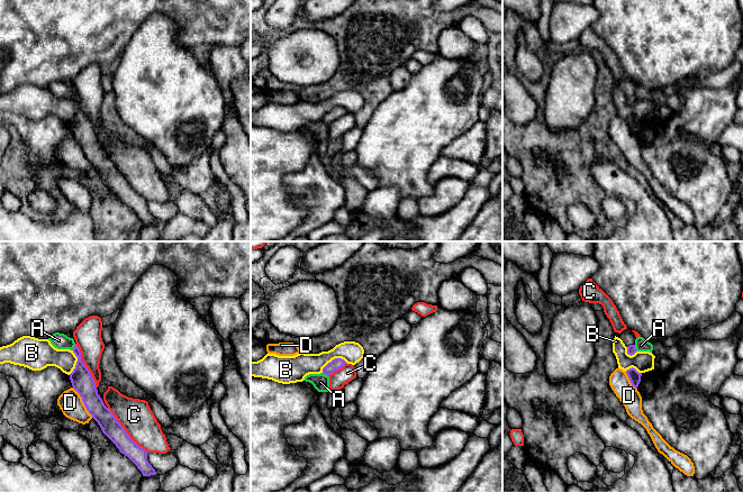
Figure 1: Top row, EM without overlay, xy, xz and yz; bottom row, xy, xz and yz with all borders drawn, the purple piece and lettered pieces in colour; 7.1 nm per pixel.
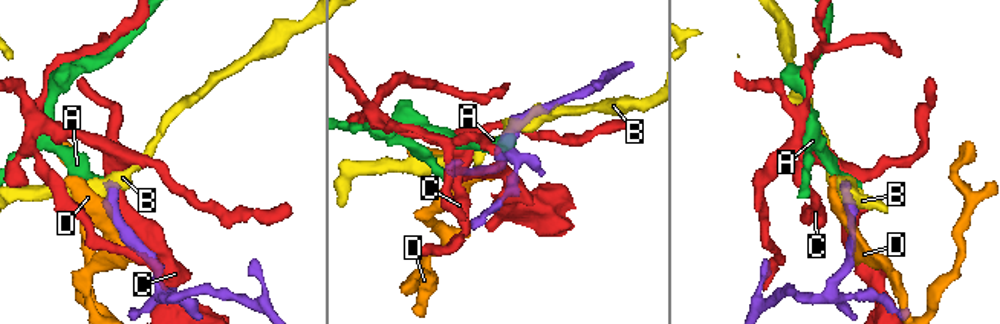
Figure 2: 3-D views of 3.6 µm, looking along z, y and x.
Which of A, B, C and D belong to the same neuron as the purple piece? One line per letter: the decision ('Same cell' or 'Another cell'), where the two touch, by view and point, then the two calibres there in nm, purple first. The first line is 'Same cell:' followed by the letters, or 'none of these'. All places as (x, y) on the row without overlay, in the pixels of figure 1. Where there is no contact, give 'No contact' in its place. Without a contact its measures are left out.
Same cell: none of these
A: Another cell. Touches purple at xz (325, 122). Thickness 80 nm (purple) against 120 nm
B: Another cell. Touches purple at xz (333, 108). Thickness 80 nm (purple) against 170 nm
C: Another cell. Touches purple at xy (125, 180). Thickness 140 nm (purple) against 240 nm
D: Another cell. Touches purple at xy (83, 151). Thickness 160 nm (purple) against 170 nm

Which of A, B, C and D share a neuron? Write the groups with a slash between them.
A / B / C / D

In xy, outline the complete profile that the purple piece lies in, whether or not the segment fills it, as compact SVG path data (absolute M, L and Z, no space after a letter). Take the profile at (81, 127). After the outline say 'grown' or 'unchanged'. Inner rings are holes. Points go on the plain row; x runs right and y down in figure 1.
M76 92L72 99L78 106L78 110L75 117L70 122L70 128L73 137L82 146L89 162L98 171L102 181L116 193L119 200L137 214L143 225L157 222L147 209L148 201L130 188L114 162L105 154L102 147L98 143L90 119L81 108L81 100Z; unchanged

